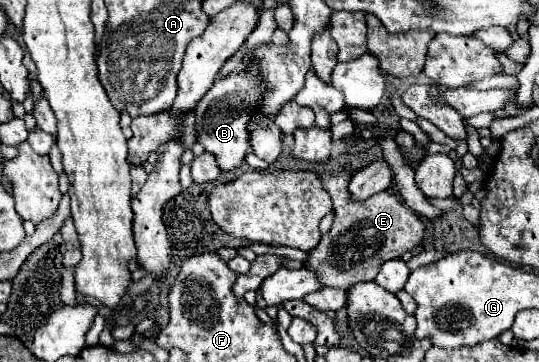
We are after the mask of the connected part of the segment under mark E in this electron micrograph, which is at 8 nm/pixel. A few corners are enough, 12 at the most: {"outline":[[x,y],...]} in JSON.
{"outline":[[351,175],[323,177],[335,219],[309,251],[325,287],[373,281],[425,225],[397,195],[351,201]]}

